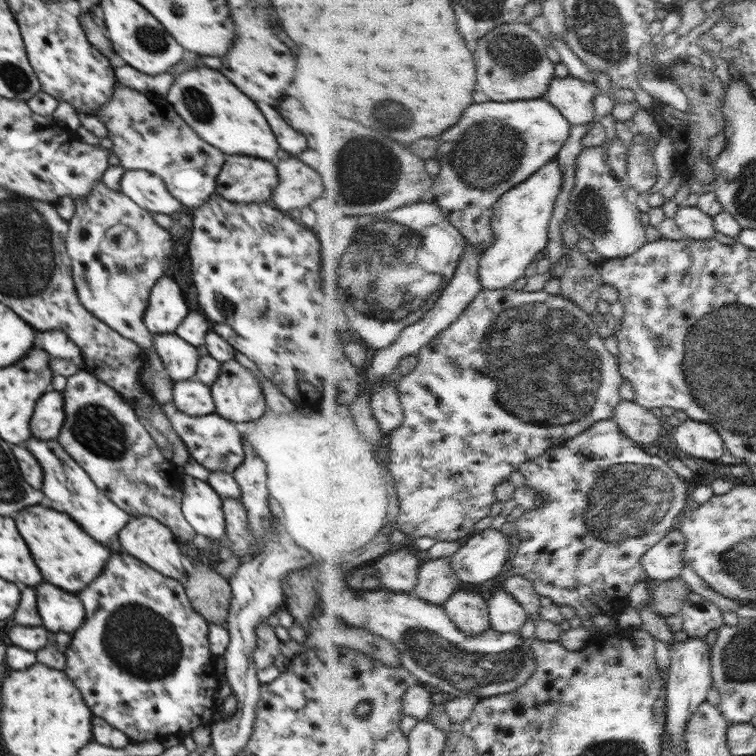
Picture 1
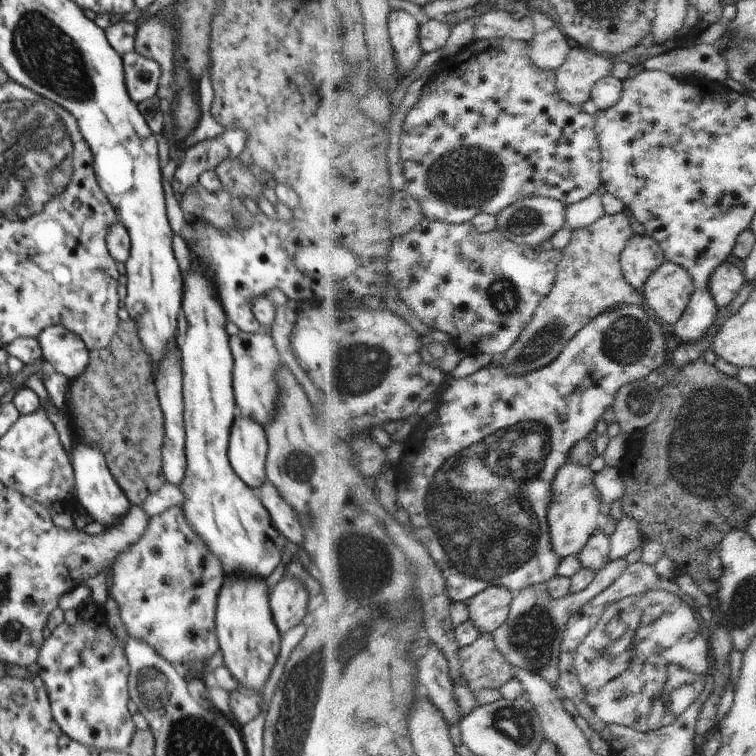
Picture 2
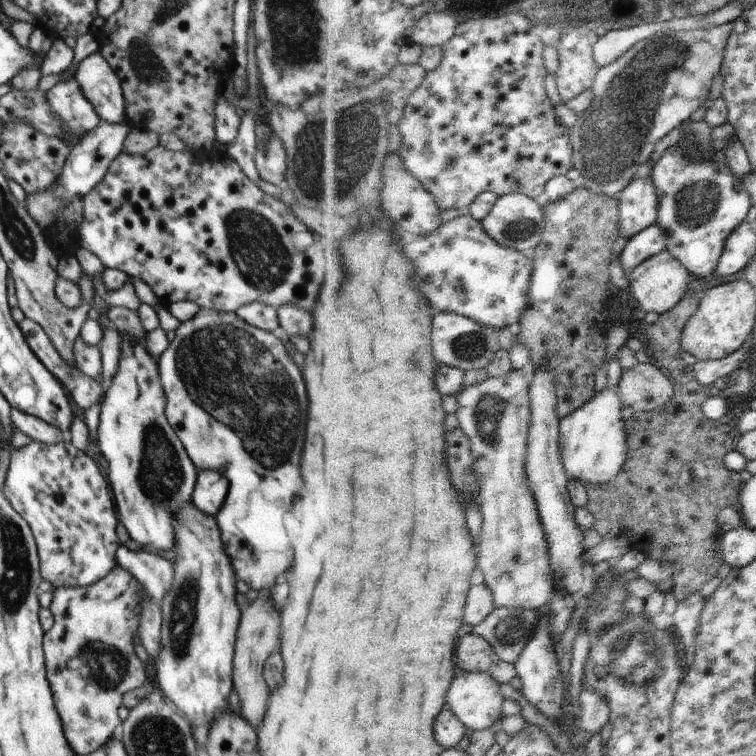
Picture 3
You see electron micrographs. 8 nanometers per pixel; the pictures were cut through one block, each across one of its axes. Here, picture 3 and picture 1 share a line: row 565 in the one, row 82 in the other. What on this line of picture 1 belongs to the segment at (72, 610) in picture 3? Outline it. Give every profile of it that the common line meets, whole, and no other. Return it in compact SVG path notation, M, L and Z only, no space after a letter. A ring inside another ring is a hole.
M114 84L112 98L100 106L96 115L108 128L108 137L114 143L111 151L118 156L120 165L127 170L145 170L159 177L168 192L180 201L186 210L199 207L216 192L217 177L222 170L226 156L214 146L204 143L196 132L173 110L165 97L142 93L132 88Z

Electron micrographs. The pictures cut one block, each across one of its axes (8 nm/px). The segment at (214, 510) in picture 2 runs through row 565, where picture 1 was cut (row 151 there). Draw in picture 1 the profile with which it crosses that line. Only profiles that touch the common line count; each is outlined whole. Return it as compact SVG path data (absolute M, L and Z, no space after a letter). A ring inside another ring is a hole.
M200 66L182 72L172 83L171 88L165 96L173 107L173 110L196 132L196 135L208 145L214 146L225 156L242 154L242 156L254 156L268 162L277 161L278 145L276 136L273 134L268 122L264 120L262 112L256 108L256 104L246 96L237 86L234 86L222 72L206 66Z

